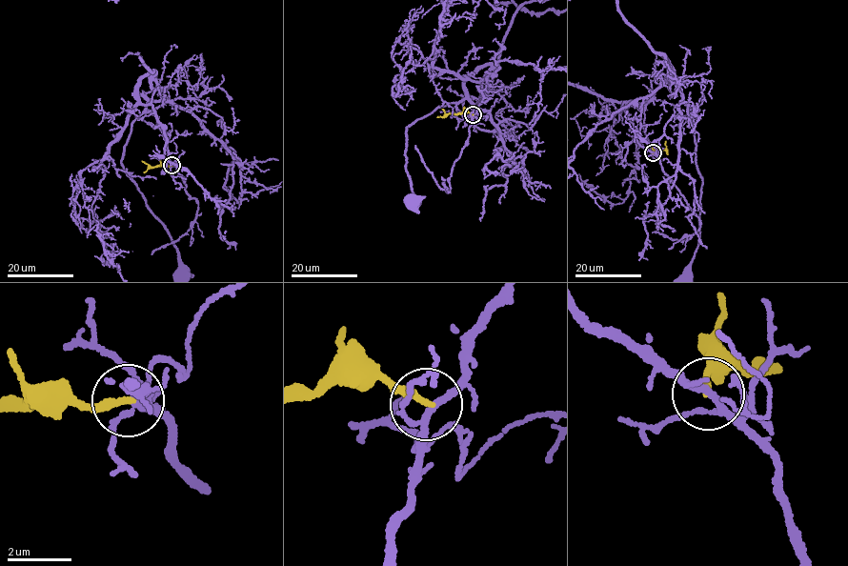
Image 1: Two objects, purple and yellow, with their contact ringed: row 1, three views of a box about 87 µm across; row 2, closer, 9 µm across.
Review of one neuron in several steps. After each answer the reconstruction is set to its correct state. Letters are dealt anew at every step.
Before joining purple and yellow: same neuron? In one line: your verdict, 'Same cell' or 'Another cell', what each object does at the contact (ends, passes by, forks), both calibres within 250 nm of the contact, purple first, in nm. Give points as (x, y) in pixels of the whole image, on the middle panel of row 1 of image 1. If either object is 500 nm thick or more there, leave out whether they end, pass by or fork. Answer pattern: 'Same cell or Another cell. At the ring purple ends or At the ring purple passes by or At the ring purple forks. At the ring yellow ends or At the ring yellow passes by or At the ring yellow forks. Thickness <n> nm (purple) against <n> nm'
Another cell. At the ring purple forks. At the ring yellow ends. Thickness 180 nm (purple) against 240 nm

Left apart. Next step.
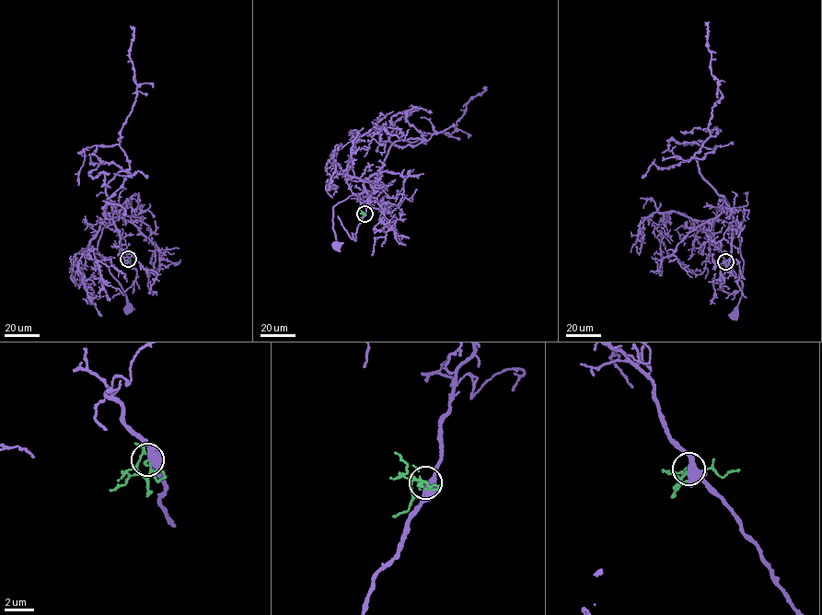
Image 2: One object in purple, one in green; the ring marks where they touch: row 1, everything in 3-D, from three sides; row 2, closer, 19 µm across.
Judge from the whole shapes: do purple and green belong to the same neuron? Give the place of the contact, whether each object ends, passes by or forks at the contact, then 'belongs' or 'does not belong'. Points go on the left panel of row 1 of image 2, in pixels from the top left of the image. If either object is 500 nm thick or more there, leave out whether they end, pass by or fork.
at (128, 259); purple forks there; green passes by; does not belong

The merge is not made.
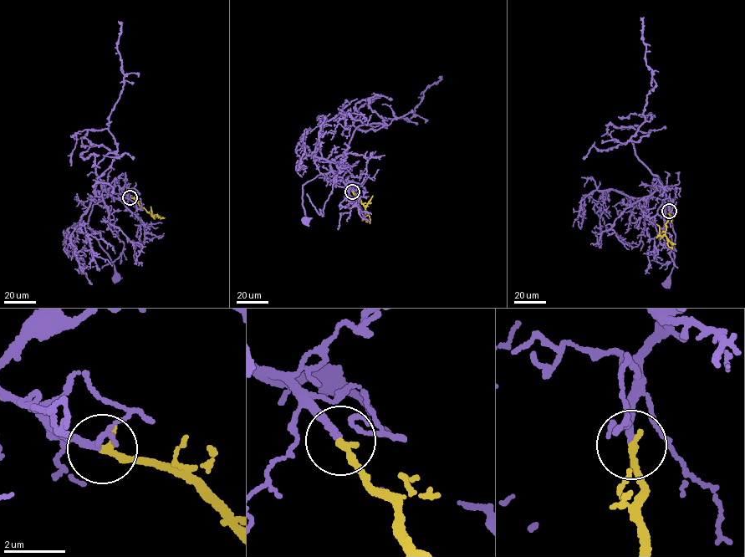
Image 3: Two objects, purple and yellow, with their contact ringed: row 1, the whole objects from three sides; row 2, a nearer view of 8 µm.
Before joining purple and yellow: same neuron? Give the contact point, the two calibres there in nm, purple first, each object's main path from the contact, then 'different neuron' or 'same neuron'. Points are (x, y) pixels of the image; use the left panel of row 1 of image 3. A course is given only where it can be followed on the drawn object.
at (130, 197); 140 nm thick on the purple side, 260 nm on the other; purple runs (130, 197), (114, 193), (98, 201), (93, 206), (87, 223), (114, 267), (119, 277), (116, 278); yellow runs (130, 197), (149, 212), (163, 218), (160, 219); same neuron

